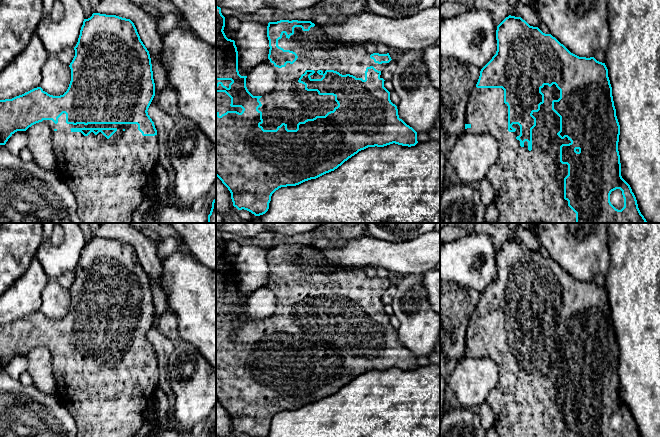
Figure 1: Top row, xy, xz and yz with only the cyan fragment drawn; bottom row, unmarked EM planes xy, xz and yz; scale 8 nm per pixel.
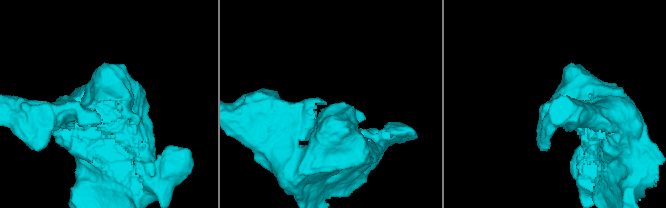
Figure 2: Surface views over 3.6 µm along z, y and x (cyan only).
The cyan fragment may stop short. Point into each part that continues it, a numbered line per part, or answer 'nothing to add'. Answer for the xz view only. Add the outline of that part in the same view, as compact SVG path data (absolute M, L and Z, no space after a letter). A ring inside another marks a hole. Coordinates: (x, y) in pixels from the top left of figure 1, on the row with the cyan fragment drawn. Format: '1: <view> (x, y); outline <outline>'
1: xz (289, 103); outline M319 26L311 27L309 31L303 31L301 27L294 28L294 34L288 39L283 33L278 40L278 46L284 50L290 50L297 54L298 58L293 63L287 63L285 67L275 67L269 59L264 63L271 66L277 74L277 88L264 96L259 101L262 106L258 108L262 112L263 123L260 126L264 130L276 130L282 123L287 125L288 130L296 130L299 122L313 119L316 116L325 116L338 106L333 95L319 95L317 91L307 91L305 85L298 80L306 70L314 70L311 79L321 79L326 70L334 70L342 75L350 74L356 78L365 80L367 67L373 66L376 70L382 71L387 63L378 64L370 58L370 53L365 45L341 45L331 43L324 35Z

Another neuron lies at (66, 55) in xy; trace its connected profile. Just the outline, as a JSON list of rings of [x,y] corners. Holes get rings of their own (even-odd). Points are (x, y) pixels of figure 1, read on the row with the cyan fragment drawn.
[[[65,48],[56,54],[56,57],[64,64],[70,65],[75,56],[74,48]]]

